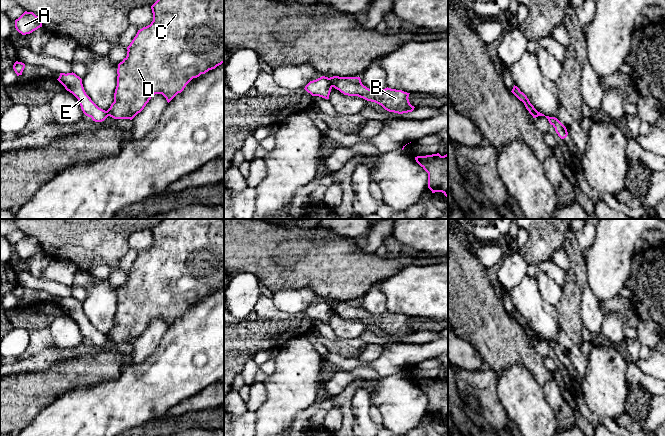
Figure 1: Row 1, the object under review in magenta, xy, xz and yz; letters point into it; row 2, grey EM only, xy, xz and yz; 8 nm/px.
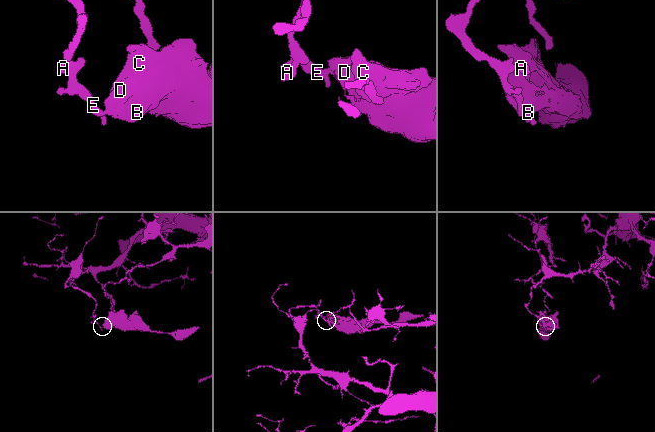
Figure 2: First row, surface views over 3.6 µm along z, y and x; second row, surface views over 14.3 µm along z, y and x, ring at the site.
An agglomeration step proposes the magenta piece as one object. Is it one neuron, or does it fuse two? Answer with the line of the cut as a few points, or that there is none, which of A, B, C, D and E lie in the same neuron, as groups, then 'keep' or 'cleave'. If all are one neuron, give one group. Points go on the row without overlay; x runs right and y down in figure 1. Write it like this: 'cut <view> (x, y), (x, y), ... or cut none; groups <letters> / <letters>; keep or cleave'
cut xz (329, 302), (333, 310); groups A E / B C D; cleave

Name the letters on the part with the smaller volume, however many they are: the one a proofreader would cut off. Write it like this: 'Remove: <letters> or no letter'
Remove: B, C, D

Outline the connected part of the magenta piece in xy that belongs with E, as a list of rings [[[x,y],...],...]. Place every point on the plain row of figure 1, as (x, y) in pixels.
[[[60,297],[57,304],[78,323],[81,333],[86,340],[91,341],[95,346],[102,346],[108,341],[107,335],[99,332],[86,318],[82,303],[75,297]]]

